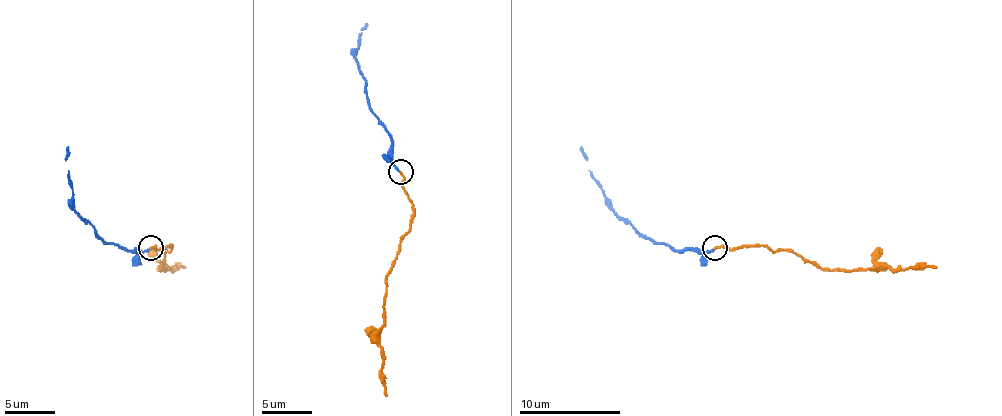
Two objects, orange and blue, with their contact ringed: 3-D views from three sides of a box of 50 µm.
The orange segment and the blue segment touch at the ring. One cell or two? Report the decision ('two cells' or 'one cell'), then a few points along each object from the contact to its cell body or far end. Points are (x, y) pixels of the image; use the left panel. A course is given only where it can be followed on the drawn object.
one cell | orange via (150, 247), (172, 247), (170, 252), (166, 249), (163, 270), (184, 267) | blue via (150, 249), (108, 244), (96, 237), (74, 204), (65, 161), (69, 146)

